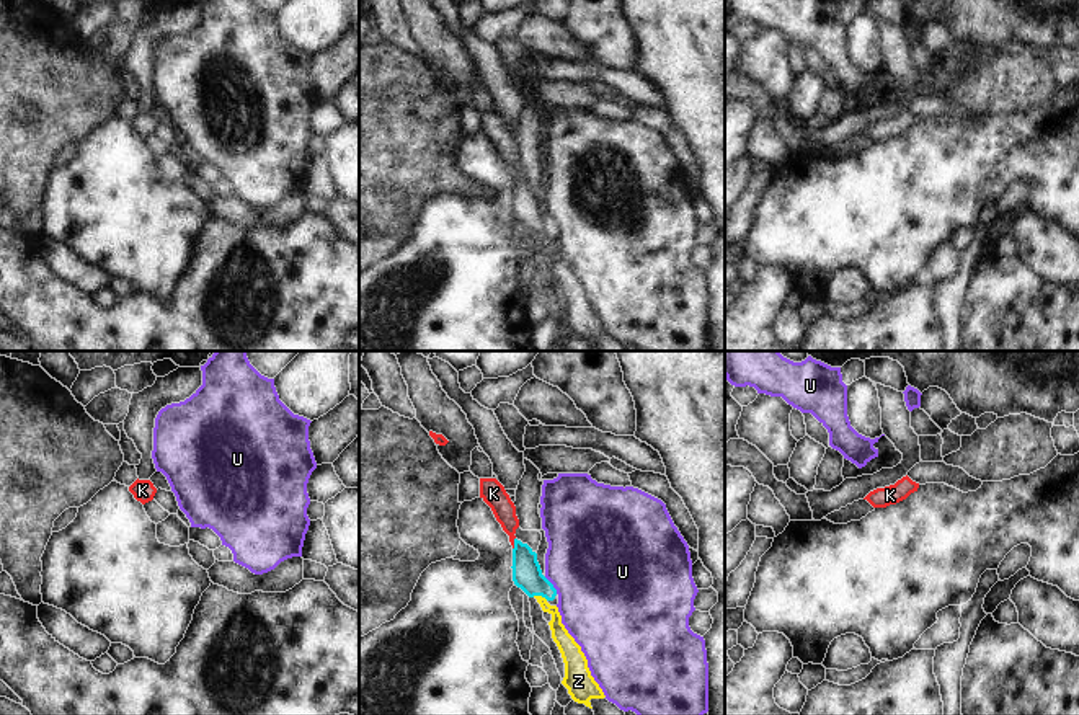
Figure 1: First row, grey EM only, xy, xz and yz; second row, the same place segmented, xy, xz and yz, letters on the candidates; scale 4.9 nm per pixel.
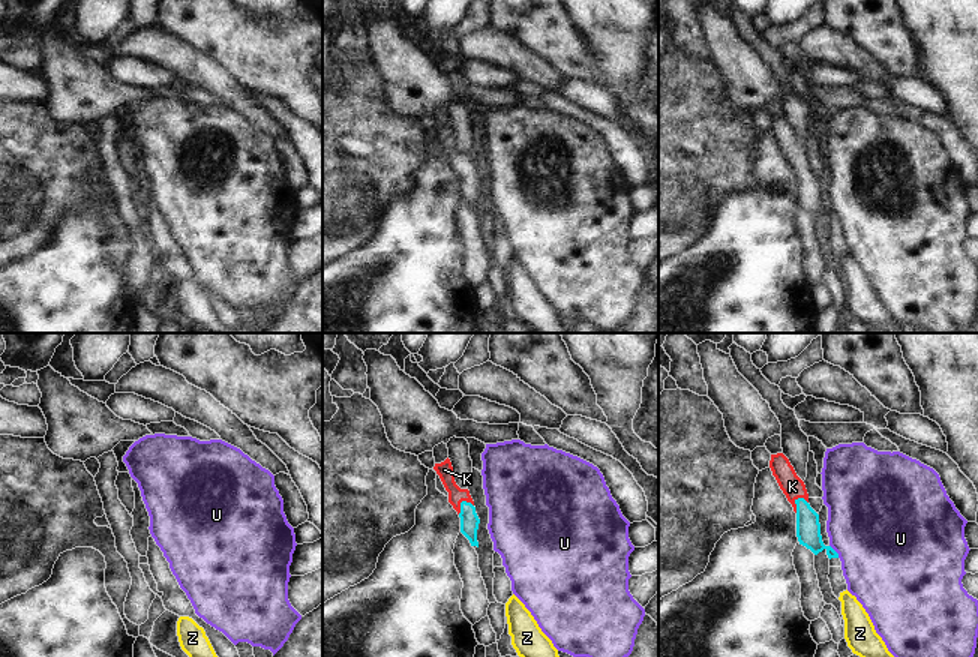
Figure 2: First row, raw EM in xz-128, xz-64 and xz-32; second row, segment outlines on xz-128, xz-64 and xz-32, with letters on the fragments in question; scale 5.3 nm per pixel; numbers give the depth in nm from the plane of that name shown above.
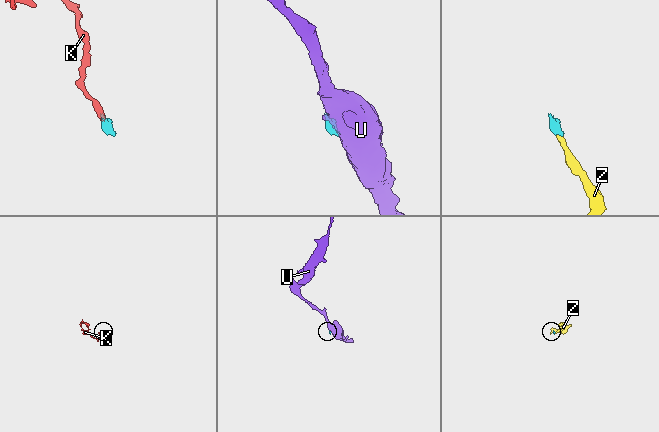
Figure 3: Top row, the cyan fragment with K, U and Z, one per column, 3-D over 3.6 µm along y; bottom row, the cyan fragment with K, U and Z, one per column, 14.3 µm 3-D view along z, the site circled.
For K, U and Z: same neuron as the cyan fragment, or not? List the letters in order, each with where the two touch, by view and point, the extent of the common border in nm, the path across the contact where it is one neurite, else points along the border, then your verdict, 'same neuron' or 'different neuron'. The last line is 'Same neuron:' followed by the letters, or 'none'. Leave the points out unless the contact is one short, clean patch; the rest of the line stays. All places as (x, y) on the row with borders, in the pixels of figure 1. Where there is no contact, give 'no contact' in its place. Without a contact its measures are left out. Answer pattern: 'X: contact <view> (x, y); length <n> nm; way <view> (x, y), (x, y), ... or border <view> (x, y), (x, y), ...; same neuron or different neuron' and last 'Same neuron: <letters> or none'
K: contact xz (515, 544); length 60 nm; way xz (526, 572), (523, 554), (515, 544), (510, 521), (497, 498); same neuron
U: contact xz (552, 585); length 110 nm; border xz (544, 577), (557, 593); different neuron
Z: contact xz (541, 595); length 80 nm; way xz (526, 572), (541, 595), (555, 614), (560, 635); same neuron
Same neuron: K, Z

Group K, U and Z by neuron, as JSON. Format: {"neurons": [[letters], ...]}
{"neurons": [["K", "Z"], ["U"]]}

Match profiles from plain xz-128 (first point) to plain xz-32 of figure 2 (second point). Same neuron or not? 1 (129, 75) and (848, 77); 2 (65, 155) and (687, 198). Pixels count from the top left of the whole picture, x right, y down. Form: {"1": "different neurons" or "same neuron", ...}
{"1": "same neuron", "2": "same neuron"}

